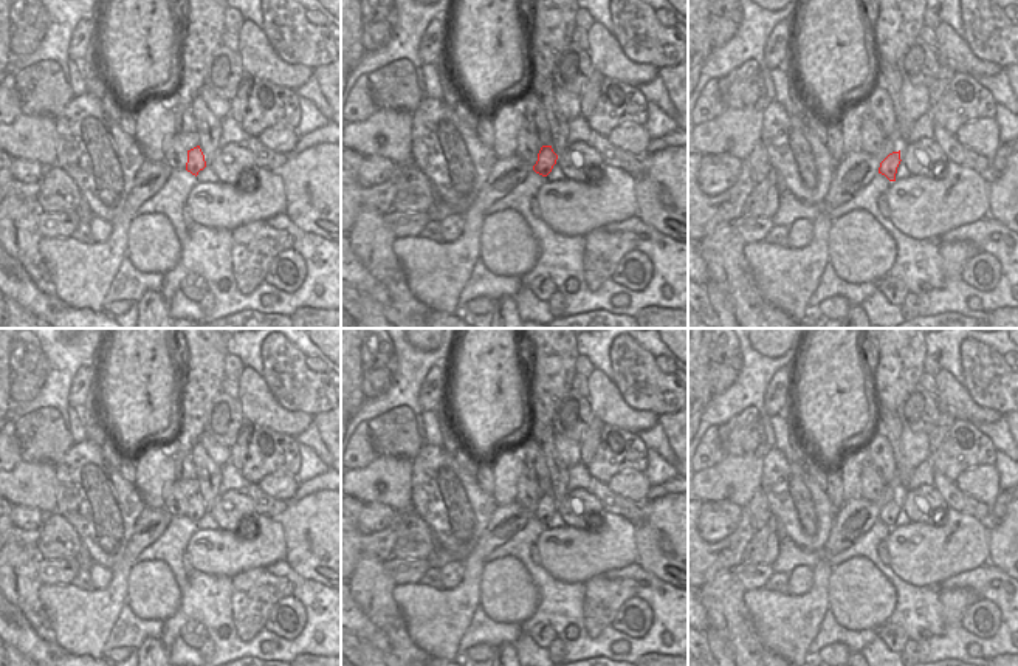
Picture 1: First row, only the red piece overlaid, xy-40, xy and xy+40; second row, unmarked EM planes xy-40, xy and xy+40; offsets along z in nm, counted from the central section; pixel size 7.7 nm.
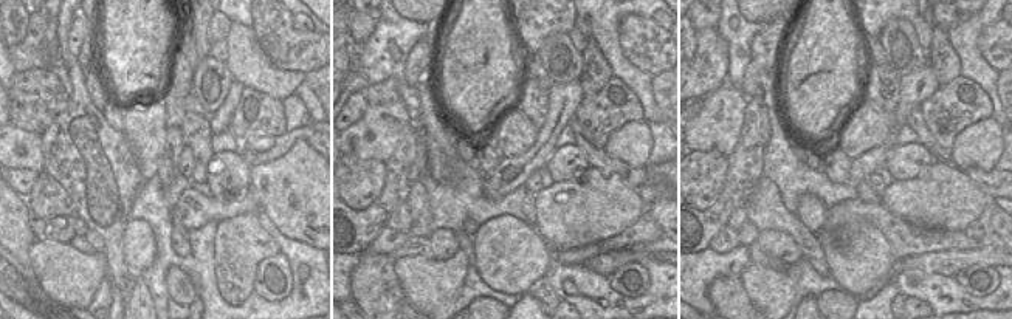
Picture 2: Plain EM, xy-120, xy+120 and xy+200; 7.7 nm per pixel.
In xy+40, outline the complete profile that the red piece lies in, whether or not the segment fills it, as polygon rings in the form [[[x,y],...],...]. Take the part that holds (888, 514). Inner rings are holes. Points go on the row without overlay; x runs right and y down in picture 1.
[[[900,497],[889,500],[879,514],[879,520],[885,522],[889,528],[896,528],[897,514],[900,511]]]

